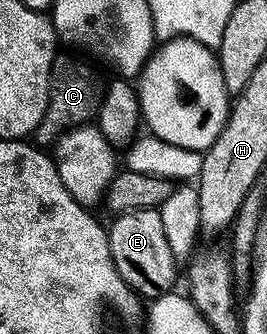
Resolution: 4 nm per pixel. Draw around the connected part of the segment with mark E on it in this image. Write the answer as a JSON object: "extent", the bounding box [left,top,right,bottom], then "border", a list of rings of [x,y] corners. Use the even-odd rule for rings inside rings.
{"extent":[108,208,178,298],"border":[[[142,208],[117,215],[112,221],[114,221],[113,224],[108,228],[108,245],[120,277],[141,298],[155,298],[173,291],[177,287],[178,263],[171,254],[166,233],[162,230],[159,211],[155,208]]]}

